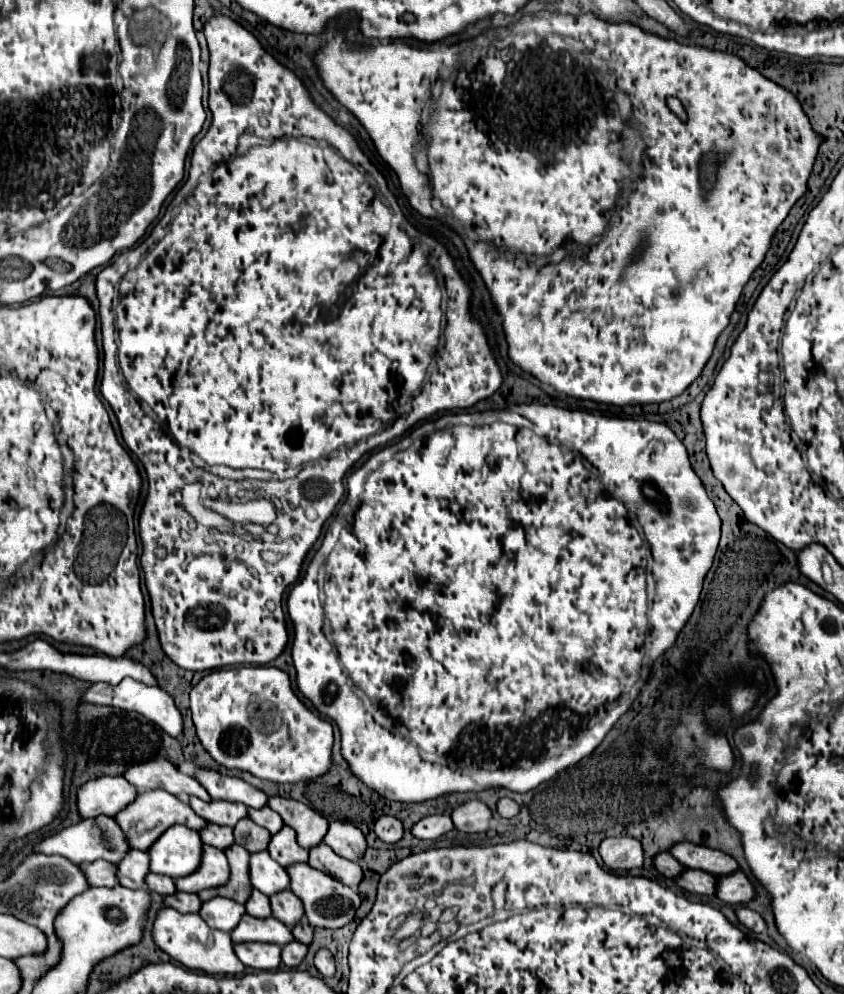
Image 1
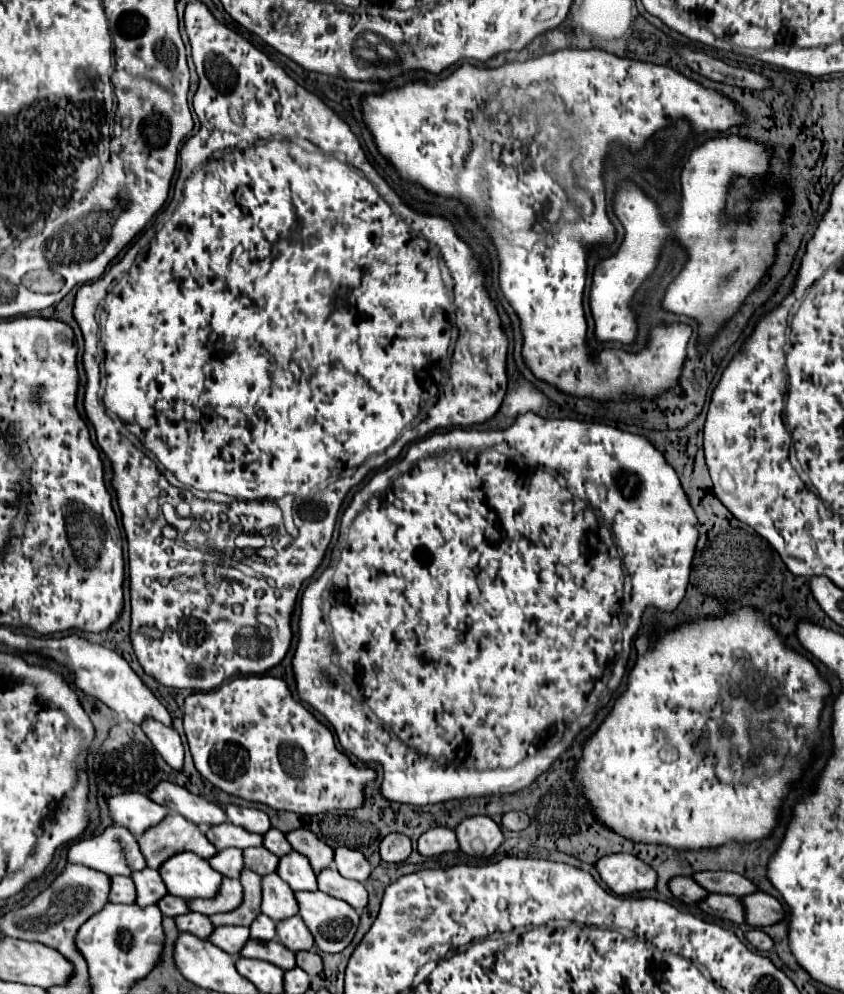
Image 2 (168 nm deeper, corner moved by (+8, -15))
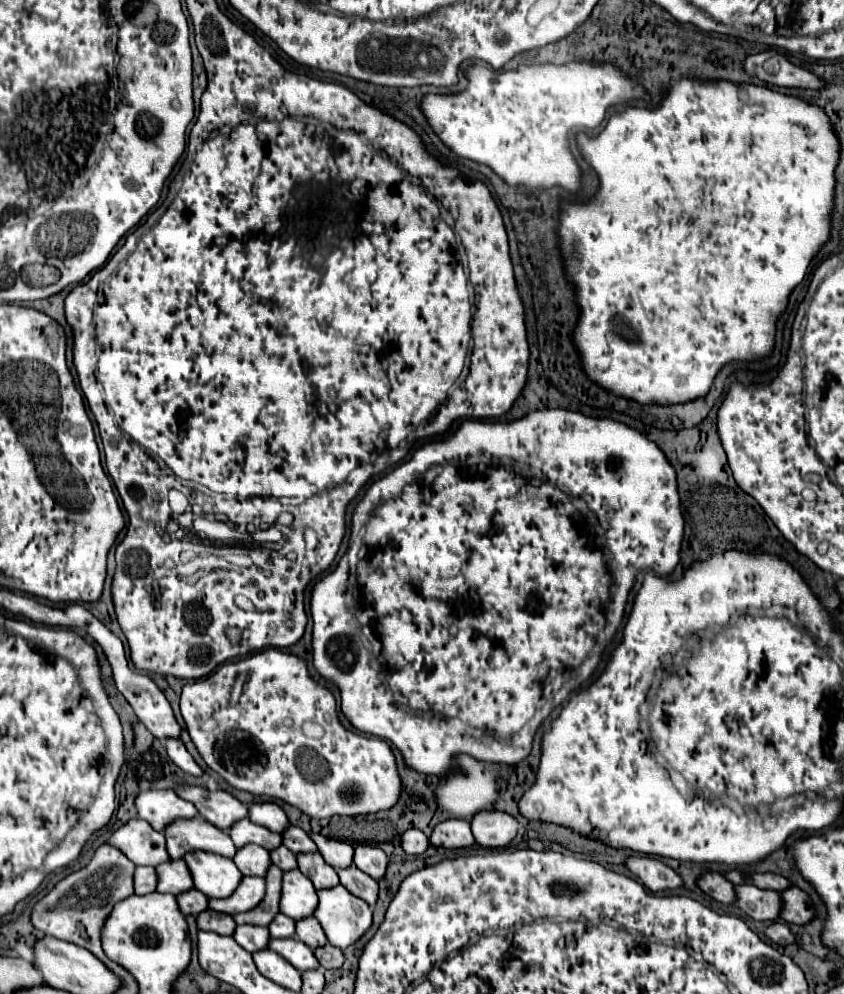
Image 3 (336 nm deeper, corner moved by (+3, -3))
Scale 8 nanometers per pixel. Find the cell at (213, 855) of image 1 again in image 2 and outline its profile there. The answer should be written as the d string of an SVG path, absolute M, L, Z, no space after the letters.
M222 877L222 887L218 889L218 895L214 895L214 899L190 899L188 907L190 907L190 911L198 911L202 915L214 915L214 913L232 911L240 903L242 903L240 881Z

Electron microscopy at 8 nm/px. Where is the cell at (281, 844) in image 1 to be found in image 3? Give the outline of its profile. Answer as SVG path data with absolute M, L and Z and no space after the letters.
M309 853L309 855L297 855L299 861L299 871L313 881L317 889L331 889L339 885L337 871L325 863L325 859L319 853Z

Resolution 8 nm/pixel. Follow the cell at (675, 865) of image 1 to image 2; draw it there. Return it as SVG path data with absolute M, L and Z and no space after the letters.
M676 877L670 881L668 889L672 891L674 897L678 897L684 903L698 903L708 895L708 891L704 891L698 883L694 883L692 877Z

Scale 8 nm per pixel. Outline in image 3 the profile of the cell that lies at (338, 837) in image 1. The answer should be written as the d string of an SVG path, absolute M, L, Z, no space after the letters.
M359 845L359 847L355 847L355 865L363 873L367 873L375 881L379 881L385 877L385 871L387 871L387 855L377 847Z

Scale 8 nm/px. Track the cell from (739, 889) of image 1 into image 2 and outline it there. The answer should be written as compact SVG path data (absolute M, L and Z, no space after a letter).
M762 891L744 895L740 901L744 905L746 923L752 925L752 927L774 925L784 917L784 909L782 909L780 901L766 895L766 893L762 893Z

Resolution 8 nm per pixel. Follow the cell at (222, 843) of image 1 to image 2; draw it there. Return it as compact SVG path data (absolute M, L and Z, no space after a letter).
M226 849L226 851L218 851L218 855L214 855L214 859L208 859L208 863L222 875L240 877L242 871L242 851L240 849Z

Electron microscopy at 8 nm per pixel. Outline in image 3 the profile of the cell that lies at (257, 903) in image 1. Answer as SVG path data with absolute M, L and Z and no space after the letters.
M279 913L279 915L273 919L273 923L269 925L269 931L271 931L271 935L273 935L275 939L289 939L289 937L295 935L295 919Z

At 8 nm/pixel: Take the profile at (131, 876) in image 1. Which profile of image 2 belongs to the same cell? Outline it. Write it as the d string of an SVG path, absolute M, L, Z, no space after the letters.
M146 867L142 871L134 871L132 881L136 887L136 905L140 907L154 905L158 899L162 899L168 893L156 869Z

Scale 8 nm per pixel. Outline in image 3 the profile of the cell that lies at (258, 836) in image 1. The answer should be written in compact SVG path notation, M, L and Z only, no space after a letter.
M279 847L279 849L271 851L271 859L283 871L297 869L297 855L293 851L287 851L287 847Z

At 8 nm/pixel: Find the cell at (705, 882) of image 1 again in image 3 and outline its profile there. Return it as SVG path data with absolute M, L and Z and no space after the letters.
M739 885L737 887L737 903L749 917L757 921L775 921L783 909L783 899L777 891L765 891L755 885Z

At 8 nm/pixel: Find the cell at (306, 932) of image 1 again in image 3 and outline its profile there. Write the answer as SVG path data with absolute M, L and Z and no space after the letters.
M325 945L325 947L315 949L315 957L319 959L323 969L339 969L345 961L343 951L339 947L333 947L333 945Z

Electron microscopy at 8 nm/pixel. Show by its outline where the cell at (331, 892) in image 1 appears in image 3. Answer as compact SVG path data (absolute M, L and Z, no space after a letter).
M341 885L319 891L319 907L315 917L321 923L329 943L339 949L353 945L373 923L369 905Z

